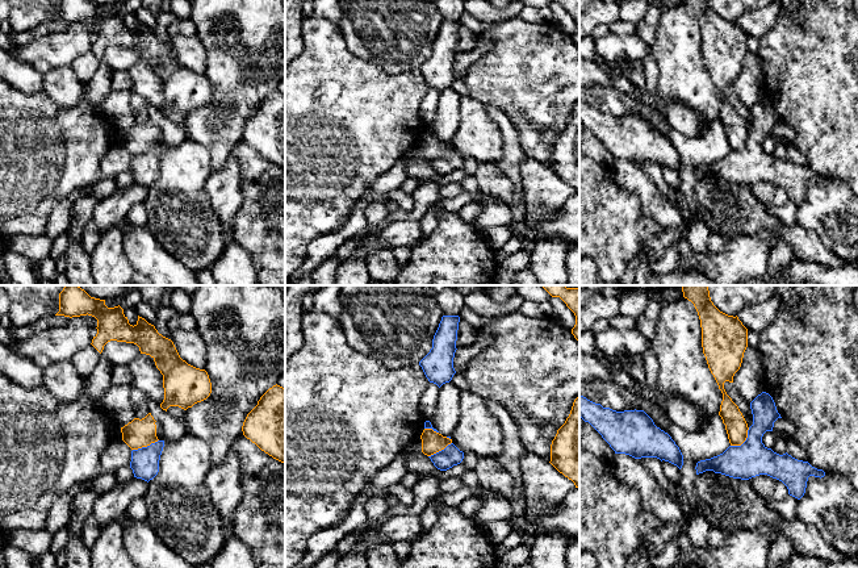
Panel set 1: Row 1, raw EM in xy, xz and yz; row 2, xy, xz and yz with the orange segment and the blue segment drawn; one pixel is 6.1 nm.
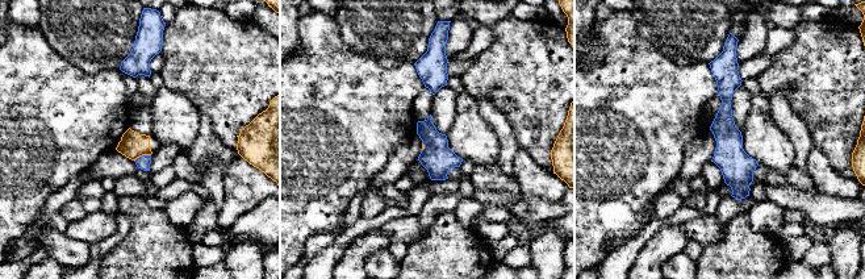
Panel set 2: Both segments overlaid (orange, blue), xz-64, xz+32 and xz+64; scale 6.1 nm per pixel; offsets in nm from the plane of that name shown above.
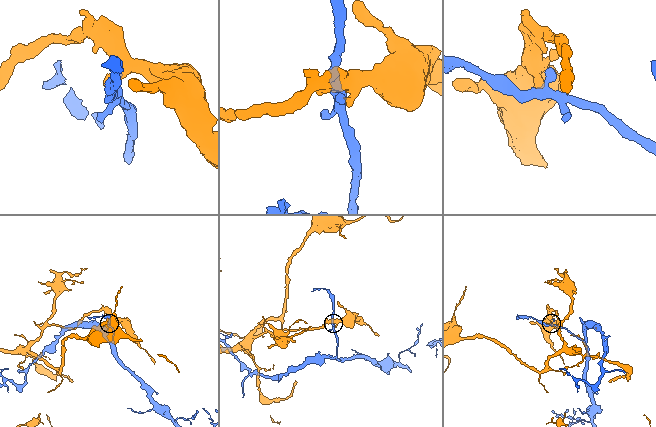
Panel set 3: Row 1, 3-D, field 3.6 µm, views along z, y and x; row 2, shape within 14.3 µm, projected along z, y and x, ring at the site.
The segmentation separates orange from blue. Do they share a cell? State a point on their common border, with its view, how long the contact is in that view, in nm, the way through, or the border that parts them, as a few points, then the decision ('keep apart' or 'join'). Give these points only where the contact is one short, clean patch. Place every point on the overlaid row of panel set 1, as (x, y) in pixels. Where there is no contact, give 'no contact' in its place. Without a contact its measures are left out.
meets orange in yz at (744, 441); contact 170 nm long; border along yz (749, 427), (748, 437), (740, 445), (731, 446); keep apart

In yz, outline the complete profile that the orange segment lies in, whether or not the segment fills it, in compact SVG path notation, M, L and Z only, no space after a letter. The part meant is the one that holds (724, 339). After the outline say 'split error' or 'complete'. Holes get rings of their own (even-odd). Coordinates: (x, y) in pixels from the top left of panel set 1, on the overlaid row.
M681 285L683 297L691 301L698 312L702 327L702 347L708 368L713 375L719 389L723 393L719 415L725 425L731 446L741 446L748 438L748 423L738 406L732 401L724 389L724 383L733 383L734 373L740 369L744 352L748 347L748 329L738 317L728 316L720 312L710 297L708 285Z; complete

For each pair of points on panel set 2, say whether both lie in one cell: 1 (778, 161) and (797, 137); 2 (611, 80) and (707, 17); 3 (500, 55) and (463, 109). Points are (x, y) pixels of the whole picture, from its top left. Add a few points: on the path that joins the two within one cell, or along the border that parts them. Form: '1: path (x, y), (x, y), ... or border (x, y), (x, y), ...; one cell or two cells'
1: border (773, 117), (793, 146), (793, 165); two cells
2: border (636, 29), (663, 54), (678, 65), (686, 65); two cells
3: border (466, 91), (476, 99); two cells

